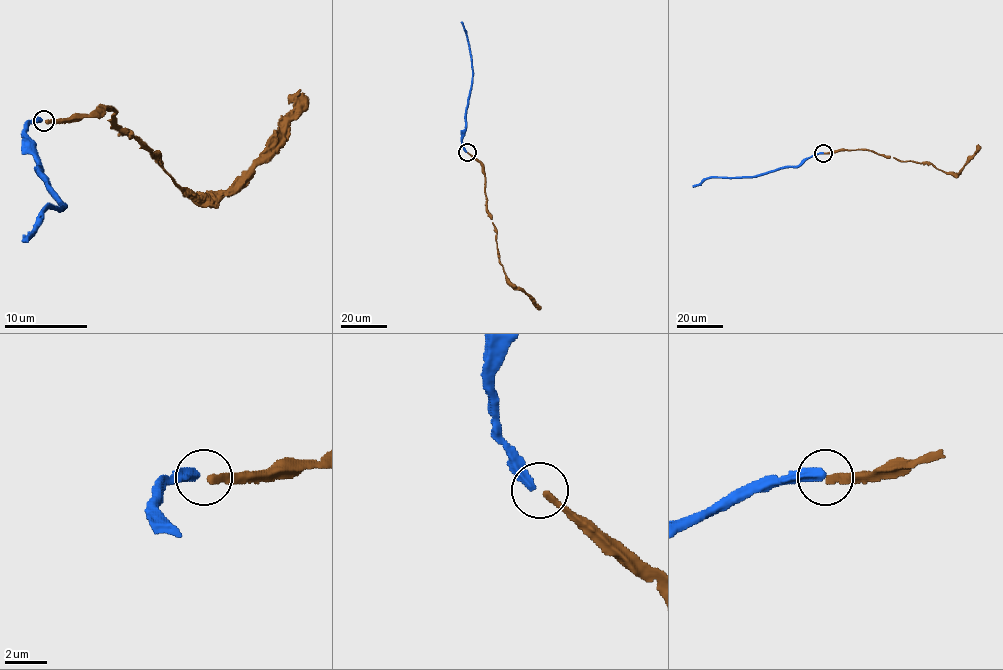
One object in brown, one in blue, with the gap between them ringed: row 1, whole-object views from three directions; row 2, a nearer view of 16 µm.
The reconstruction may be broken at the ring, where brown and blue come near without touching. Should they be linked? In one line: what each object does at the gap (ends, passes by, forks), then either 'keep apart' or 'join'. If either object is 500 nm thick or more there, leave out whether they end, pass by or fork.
brown ends | blue ends | join

